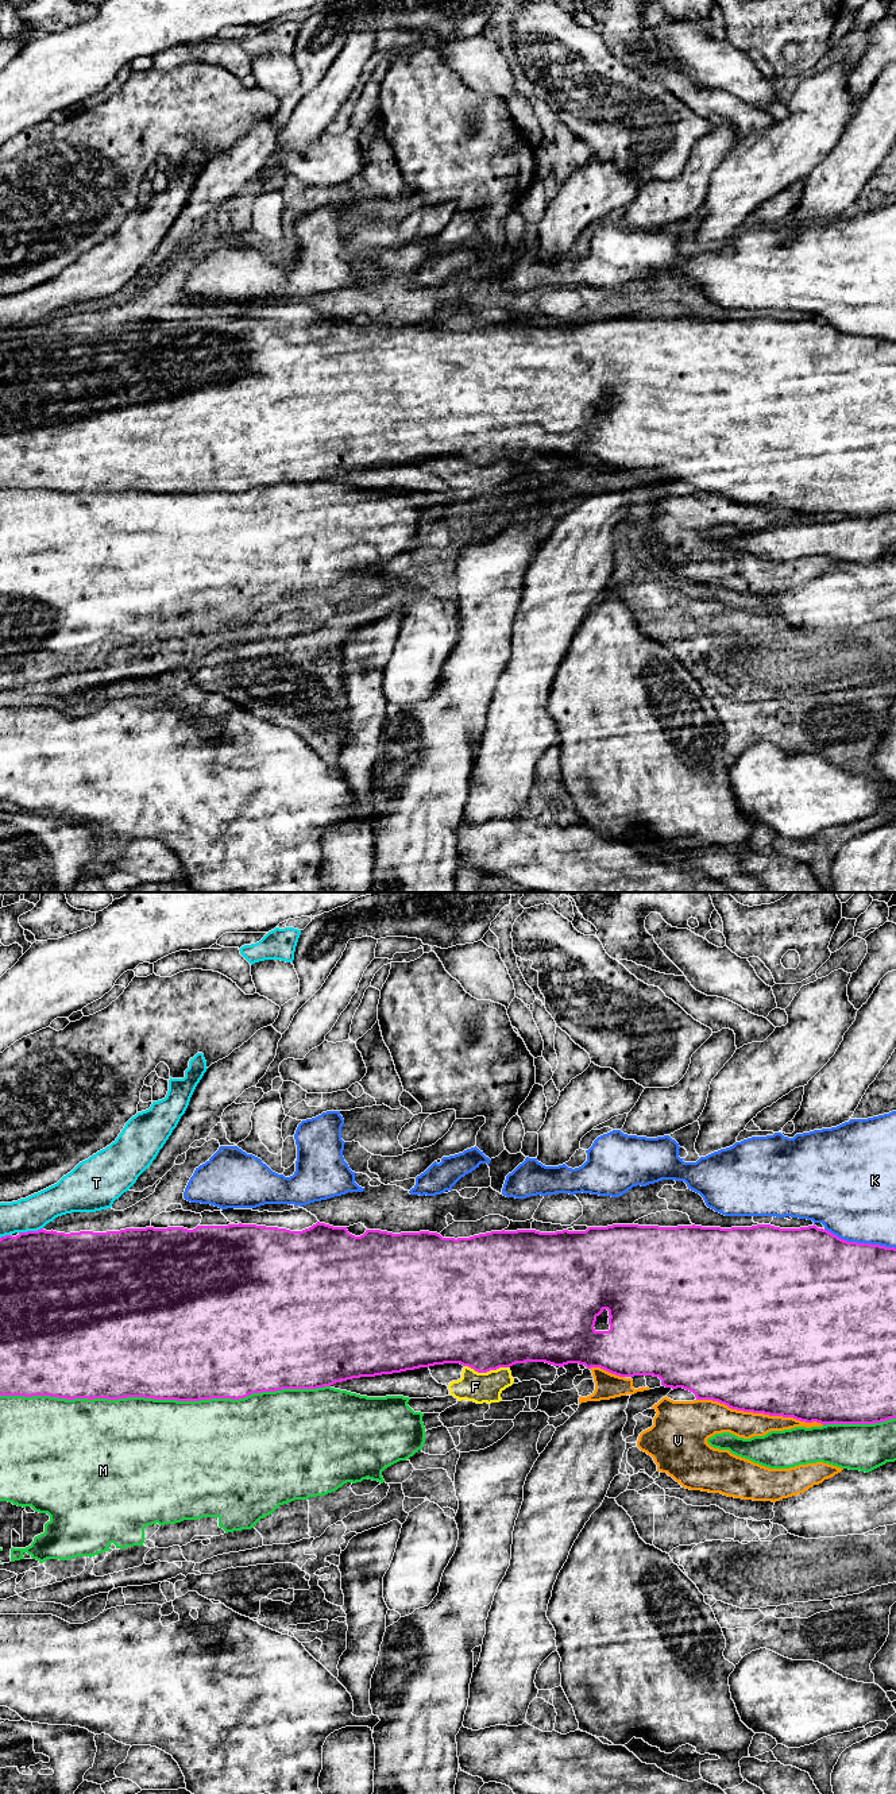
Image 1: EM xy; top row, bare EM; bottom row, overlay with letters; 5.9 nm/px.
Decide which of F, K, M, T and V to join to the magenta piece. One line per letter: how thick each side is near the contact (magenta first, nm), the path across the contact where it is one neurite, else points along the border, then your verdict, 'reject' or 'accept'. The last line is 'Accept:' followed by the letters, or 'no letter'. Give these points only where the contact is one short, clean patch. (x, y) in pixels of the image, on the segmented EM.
F: calibres 500 and 180 nm; border xy (464, 1365), (478, 1372), (509, 1368); reject
K: calibres 500 and 460 nm; reject
M: calibres 500 and 500 nm; reject
T: calibres 500 and 200 nm; border xy (42, 1227), (34, 1231), (19, 1233); reject
V: calibres 500 and 170 nm; reject
Accept: no letter

